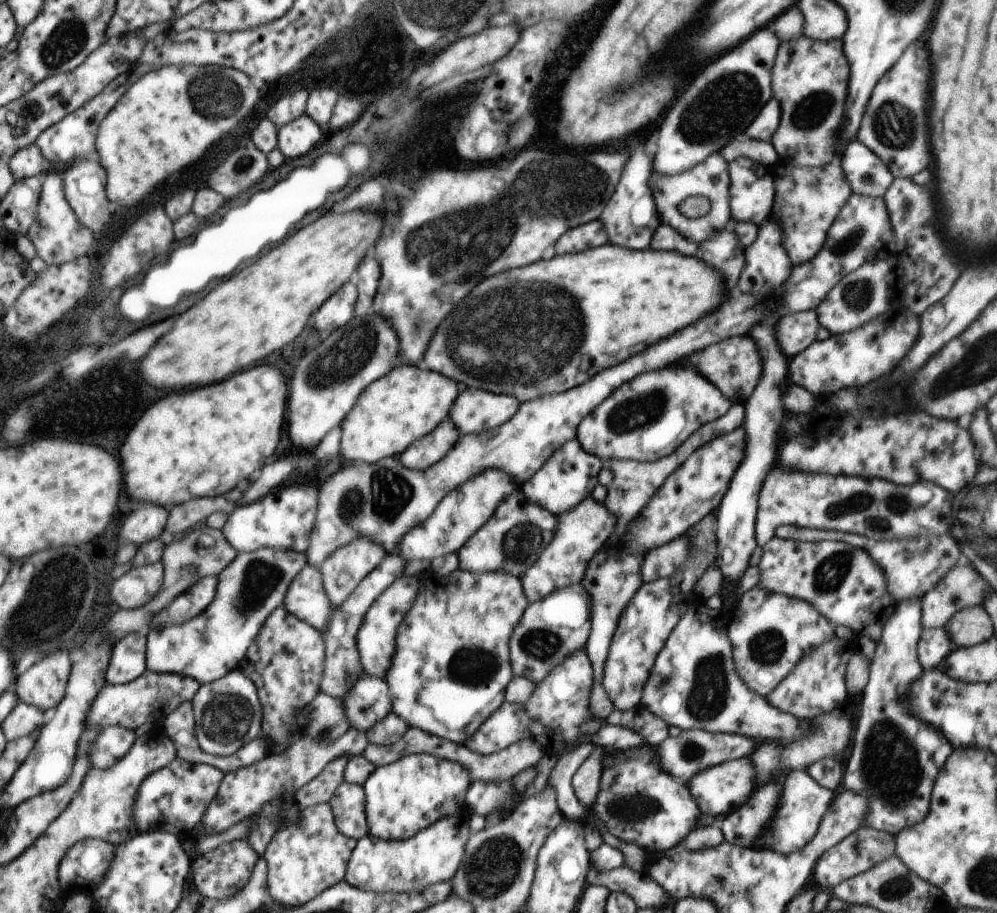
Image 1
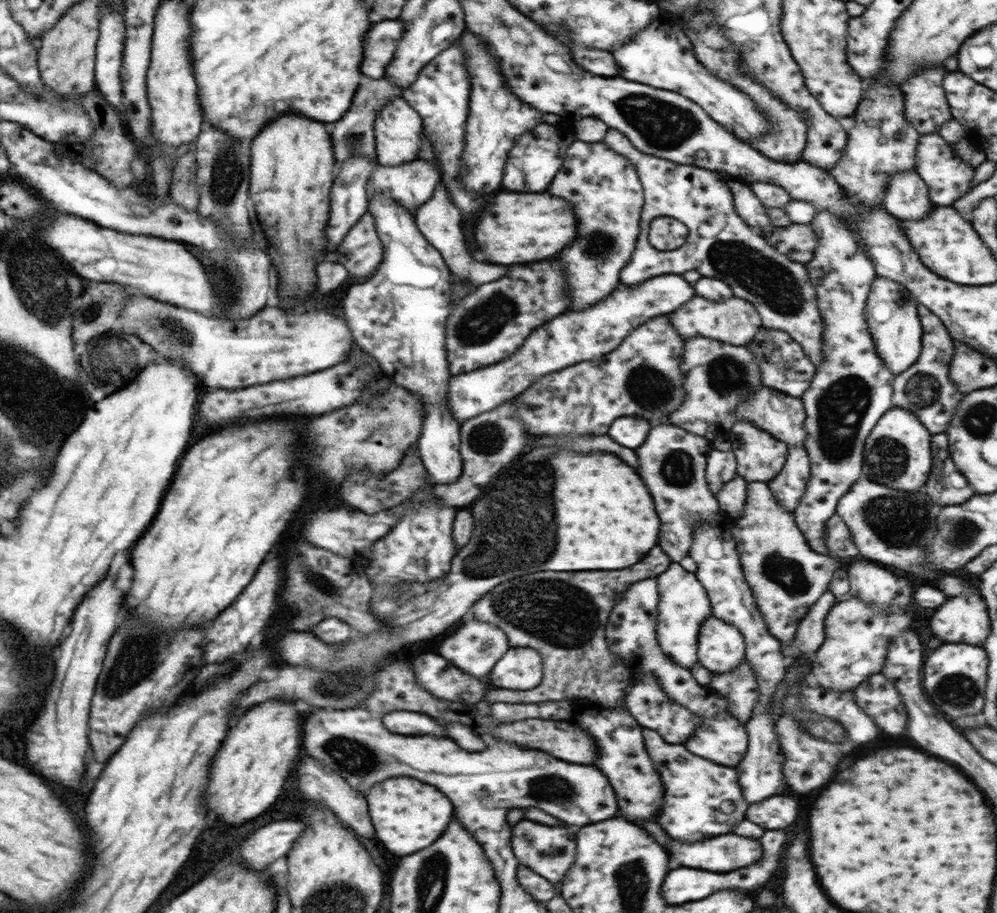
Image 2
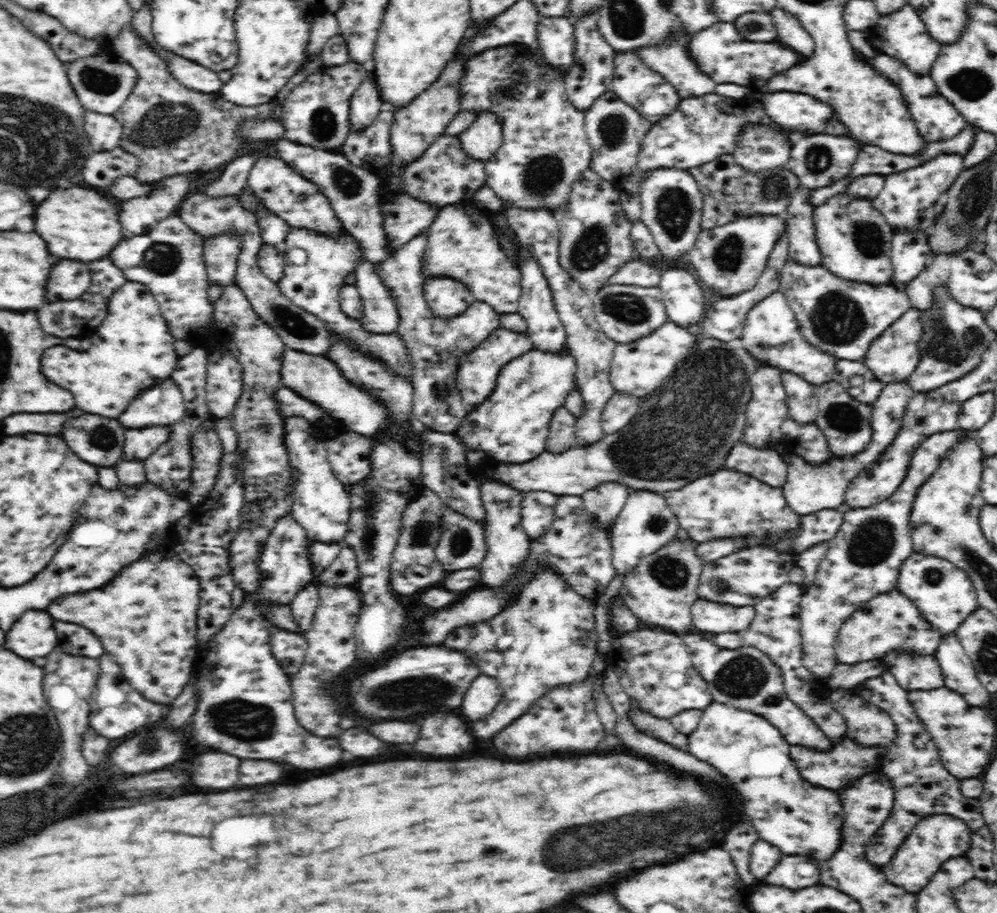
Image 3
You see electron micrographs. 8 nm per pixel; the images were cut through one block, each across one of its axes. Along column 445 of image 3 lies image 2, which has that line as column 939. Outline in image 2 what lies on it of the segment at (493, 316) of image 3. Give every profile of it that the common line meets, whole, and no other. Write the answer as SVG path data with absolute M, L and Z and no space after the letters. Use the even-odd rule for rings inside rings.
M920 305L918 314L923 330L922 350L910 369L894 375L891 403L893 407L908 409L918 416L920 422L933 436L936 433L946 432L946 428L954 418L954 412L960 406L960 400L966 393L958 389L958 385L949 376L956 341L950 336L940 318L928 308Z

